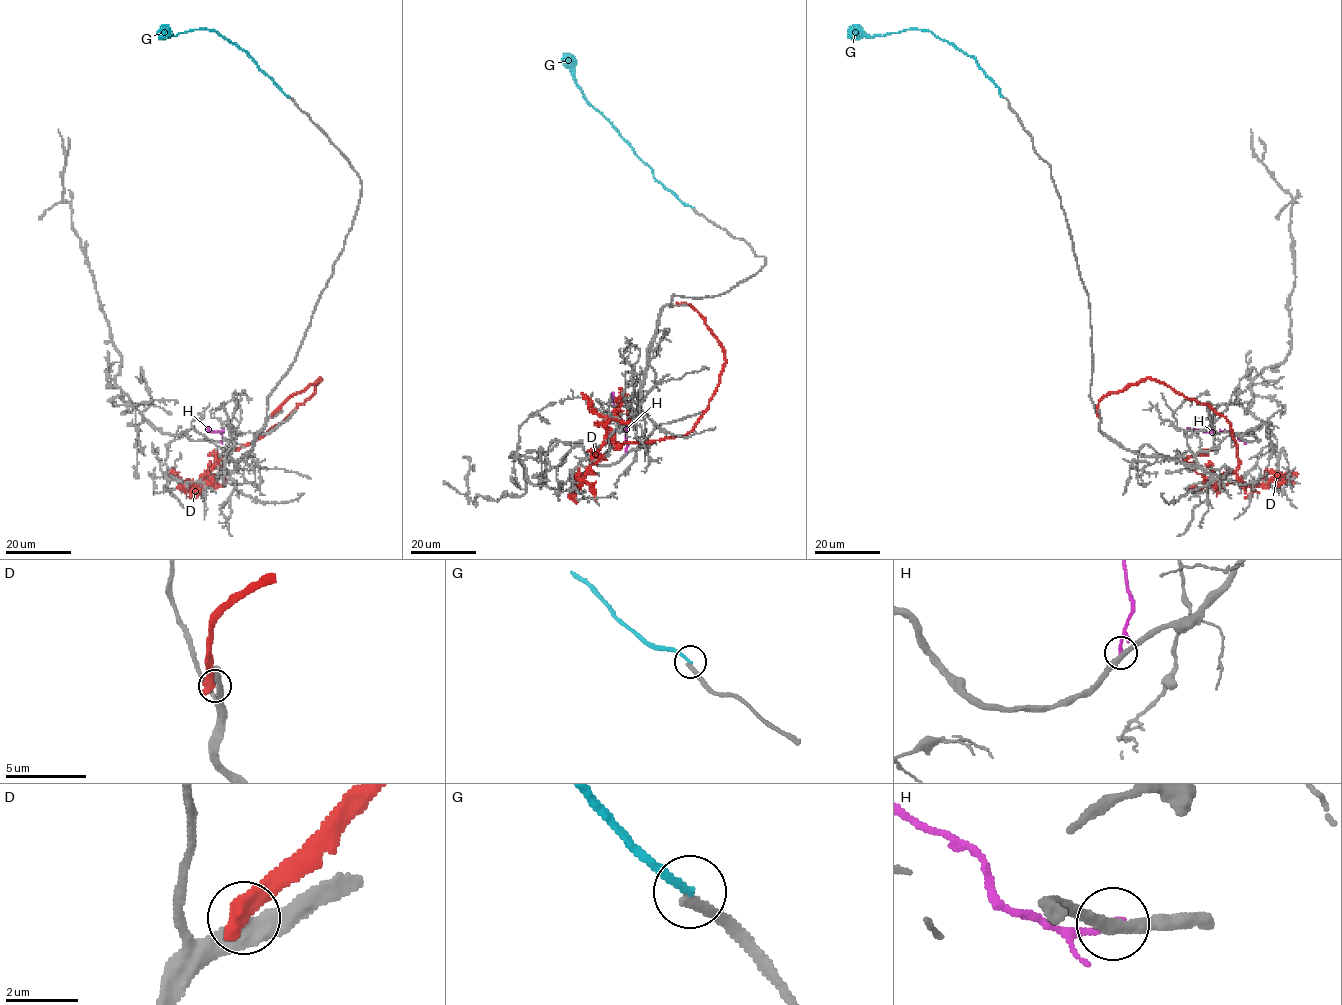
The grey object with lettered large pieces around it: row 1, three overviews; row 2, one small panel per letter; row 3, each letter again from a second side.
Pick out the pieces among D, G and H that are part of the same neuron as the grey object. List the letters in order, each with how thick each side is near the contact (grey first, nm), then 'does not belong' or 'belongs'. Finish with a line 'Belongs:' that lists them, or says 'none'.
D: 400/600 nm | does not belong
G: 220/200 nm | does not belong
H: 340/200 nm | does not belong
Belongs: none

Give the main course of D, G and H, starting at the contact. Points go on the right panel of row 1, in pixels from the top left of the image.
D: (1099, 414), (1106, 395), (1158, 380), (1229, 422), (1238, 466), (1216, 485), (1263, 484), (1297, 472)
G: (1002, 97), (998, 86), (972, 56), (929, 30), (903, 29), (880, 35), (857, 35), (848, 30)
H: (1249, 441), (1240, 439), (1228, 430), (1204, 432), (1186, 429)

